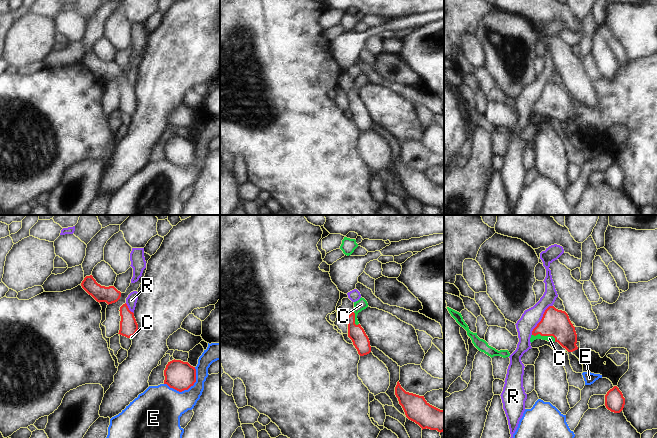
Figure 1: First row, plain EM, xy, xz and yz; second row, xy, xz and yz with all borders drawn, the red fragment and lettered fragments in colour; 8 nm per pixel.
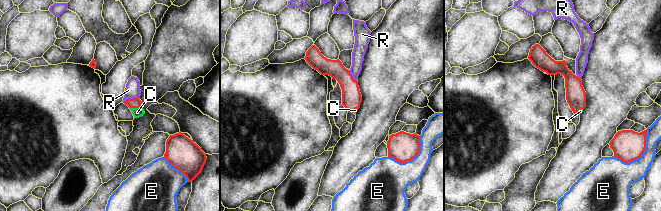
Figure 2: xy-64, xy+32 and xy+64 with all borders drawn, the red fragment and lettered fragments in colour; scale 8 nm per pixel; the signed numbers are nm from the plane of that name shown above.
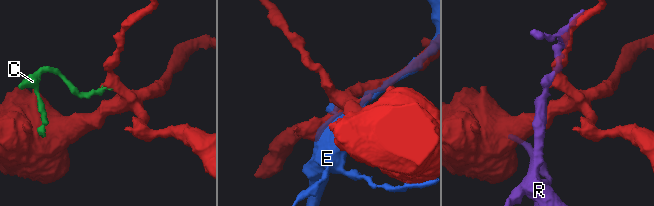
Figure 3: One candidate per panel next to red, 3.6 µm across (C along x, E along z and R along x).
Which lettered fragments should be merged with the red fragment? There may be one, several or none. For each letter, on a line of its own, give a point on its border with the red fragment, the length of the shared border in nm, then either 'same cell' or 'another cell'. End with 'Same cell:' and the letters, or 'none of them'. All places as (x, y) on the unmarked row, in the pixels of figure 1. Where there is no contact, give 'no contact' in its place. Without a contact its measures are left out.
C: yz (545, 111) | 200 nm | same cell
E: xy (187, 165) | 300 nm | another cell
R: yz (541, 95) | 300 nm | another cell
Same cell: C

